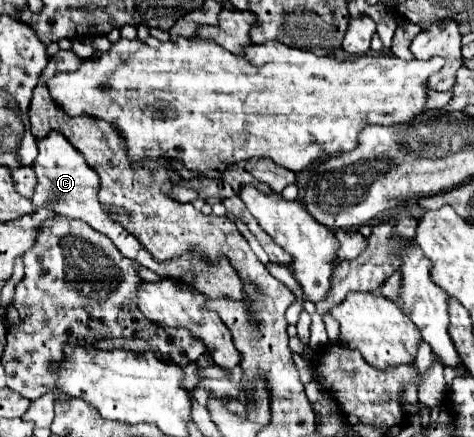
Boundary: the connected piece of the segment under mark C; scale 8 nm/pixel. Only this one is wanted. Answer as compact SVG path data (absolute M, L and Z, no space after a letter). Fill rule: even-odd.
M51 132L47 138L39 140L37 144L39 144L39 156L33 162L33 170L37 174L39 184L35 188L35 196L33 196L31 202L35 206L47 204L53 212L57 212L61 216L67 216L67 218L85 220L91 228L95 228L97 232L109 236L111 242L119 248L119 252L125 258L137 260L141 266L145 262L145 266L155 268L157 262L147 260L147 258L143 260L143 246L141 246L141 242L133 234L129 234L119 222L113 222L109 218L109 214L103 210L103 206L97 200L97 190L99 190L99 176L97 176L97 172L89 164L85 164L85 158L65 140L65 136L61 136L59 132Z

